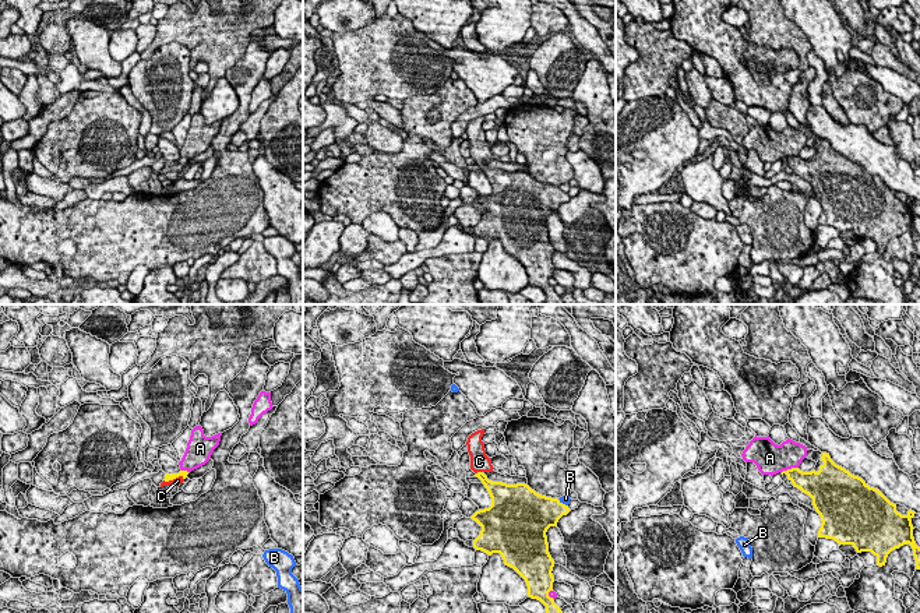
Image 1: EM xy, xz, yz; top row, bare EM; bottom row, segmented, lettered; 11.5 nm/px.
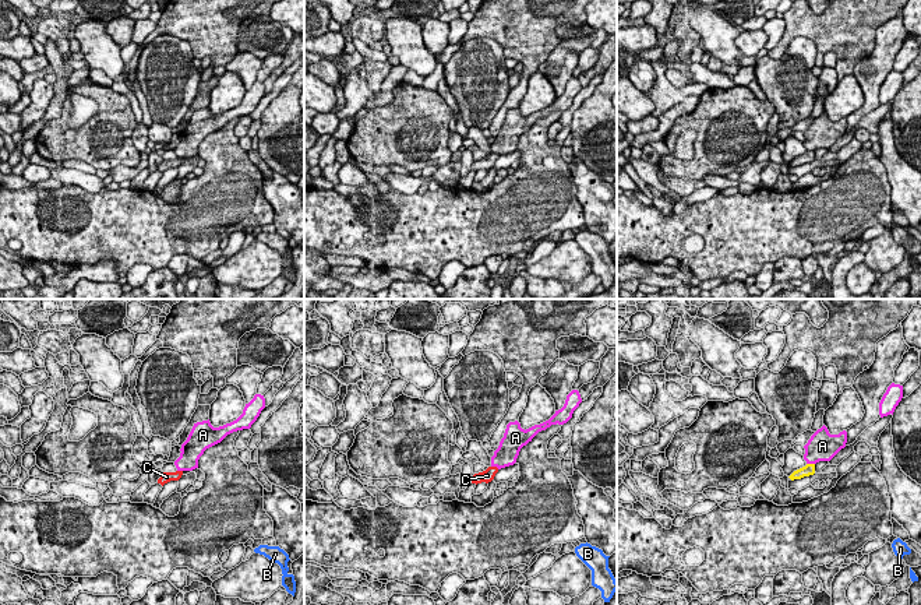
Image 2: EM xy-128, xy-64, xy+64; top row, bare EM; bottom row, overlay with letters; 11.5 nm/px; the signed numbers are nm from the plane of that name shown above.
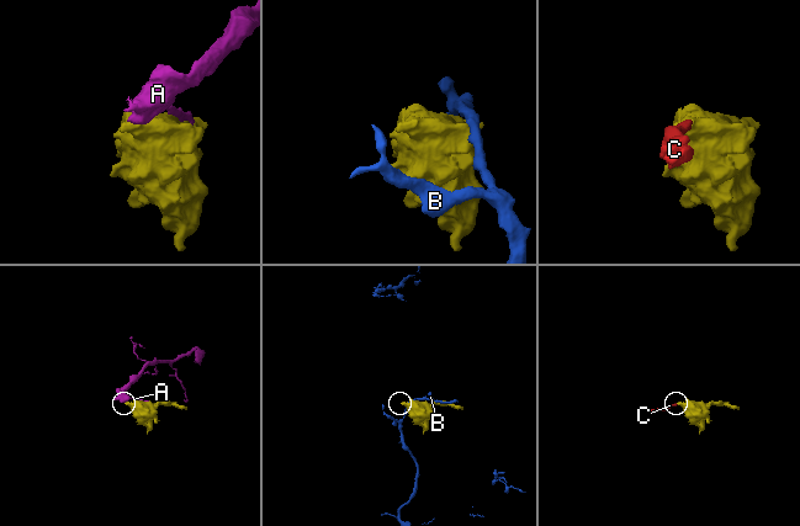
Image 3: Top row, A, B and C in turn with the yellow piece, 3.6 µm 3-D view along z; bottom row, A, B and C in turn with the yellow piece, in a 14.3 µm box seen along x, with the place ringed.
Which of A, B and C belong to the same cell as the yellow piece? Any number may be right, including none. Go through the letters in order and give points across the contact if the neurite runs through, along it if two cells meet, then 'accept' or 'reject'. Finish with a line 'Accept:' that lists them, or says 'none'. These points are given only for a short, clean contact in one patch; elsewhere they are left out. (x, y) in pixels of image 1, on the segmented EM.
A: reject
B: border xz (557, 499), (567, 506); reject
C: way xy (183, 474), (173, 478), (177, 481); accept
Accept: C

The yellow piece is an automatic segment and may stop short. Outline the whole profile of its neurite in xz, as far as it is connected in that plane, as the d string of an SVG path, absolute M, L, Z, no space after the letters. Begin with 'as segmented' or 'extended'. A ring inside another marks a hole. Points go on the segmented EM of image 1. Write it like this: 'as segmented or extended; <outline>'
extended; M484 429L472 433L466 445L470 469L491 497L491 505L470 518L480 526L473 547L491 556L500 553L504 564L514 568L526 582L528 596L540 600L546 613L563 613L549 596L553 591L554 560L549 553L546 532L571 510L558 498L542 496L525 483L491 482L484 475L494 472L482 437Z

